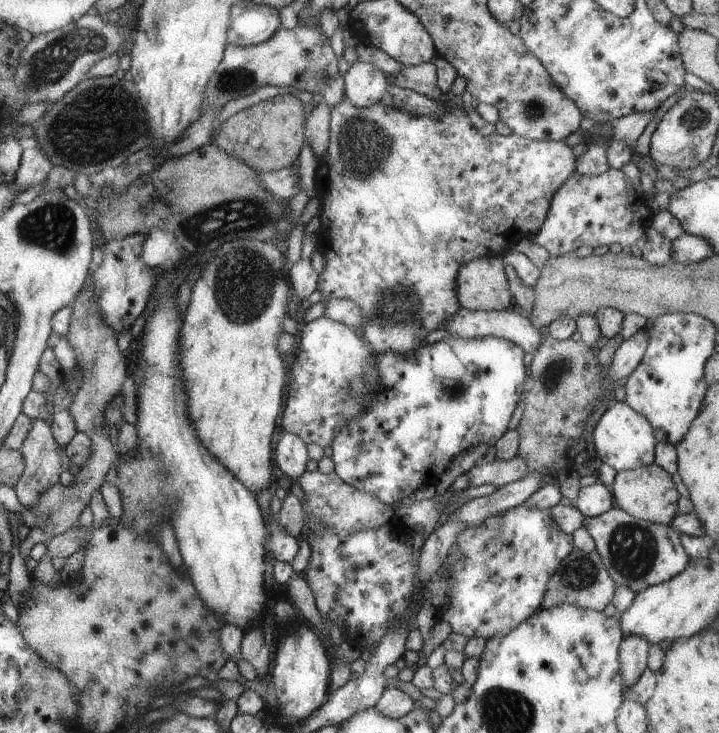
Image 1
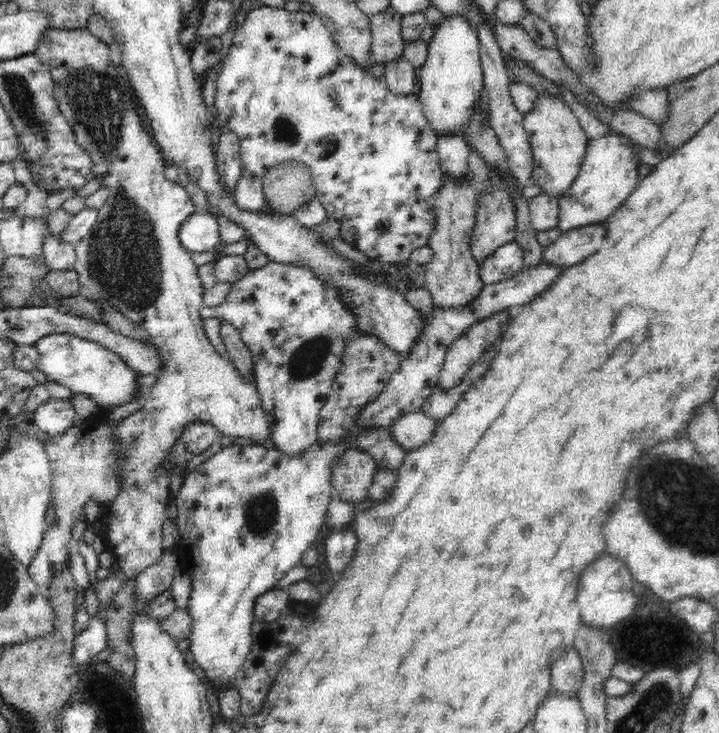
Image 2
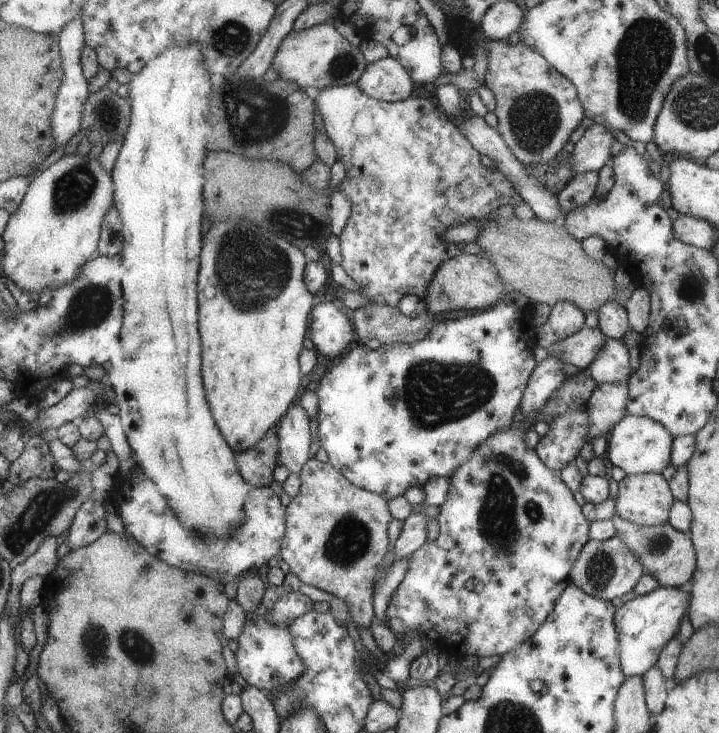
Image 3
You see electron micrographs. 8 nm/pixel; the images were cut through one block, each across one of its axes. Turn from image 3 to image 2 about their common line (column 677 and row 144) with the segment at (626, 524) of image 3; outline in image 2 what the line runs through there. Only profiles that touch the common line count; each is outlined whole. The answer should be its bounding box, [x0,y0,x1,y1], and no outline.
[521,93,590,199]

